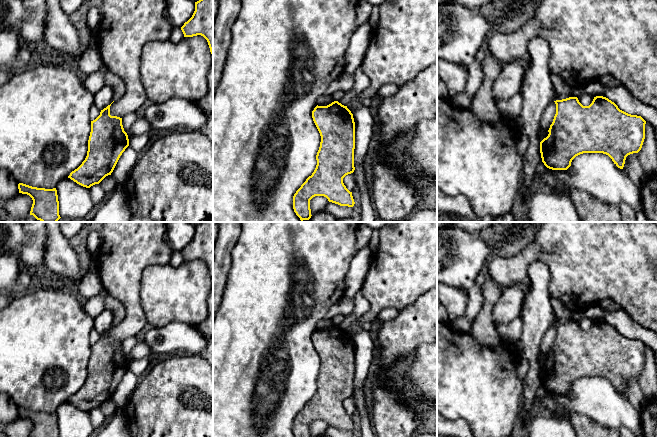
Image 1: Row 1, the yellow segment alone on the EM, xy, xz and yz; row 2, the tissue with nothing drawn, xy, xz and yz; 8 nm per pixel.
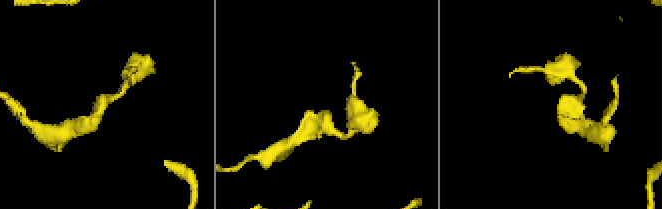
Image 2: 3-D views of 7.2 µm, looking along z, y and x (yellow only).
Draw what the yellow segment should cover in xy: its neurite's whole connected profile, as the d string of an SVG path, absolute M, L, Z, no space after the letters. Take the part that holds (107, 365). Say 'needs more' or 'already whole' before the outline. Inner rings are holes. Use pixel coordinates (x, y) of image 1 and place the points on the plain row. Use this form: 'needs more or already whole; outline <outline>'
already whole; outline M111 328L101 334L100 339L91 345L87 380L82 388L68 400L68 402L86 412L99 408L106 400L111 399L120 380L129 370L129 363L124 355L122 342L111 340L110 330Z

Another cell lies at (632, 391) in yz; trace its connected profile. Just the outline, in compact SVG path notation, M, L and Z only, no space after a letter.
M637 377L630 378L626 381L623 393L636 410L641 411L643 409L645 398Z

